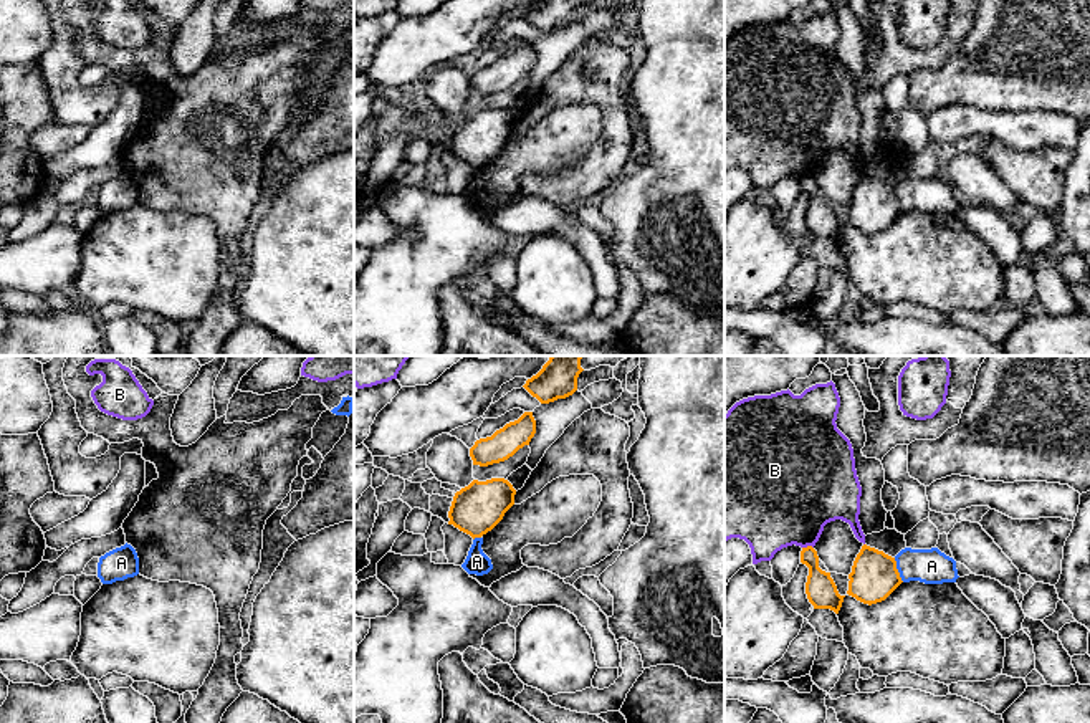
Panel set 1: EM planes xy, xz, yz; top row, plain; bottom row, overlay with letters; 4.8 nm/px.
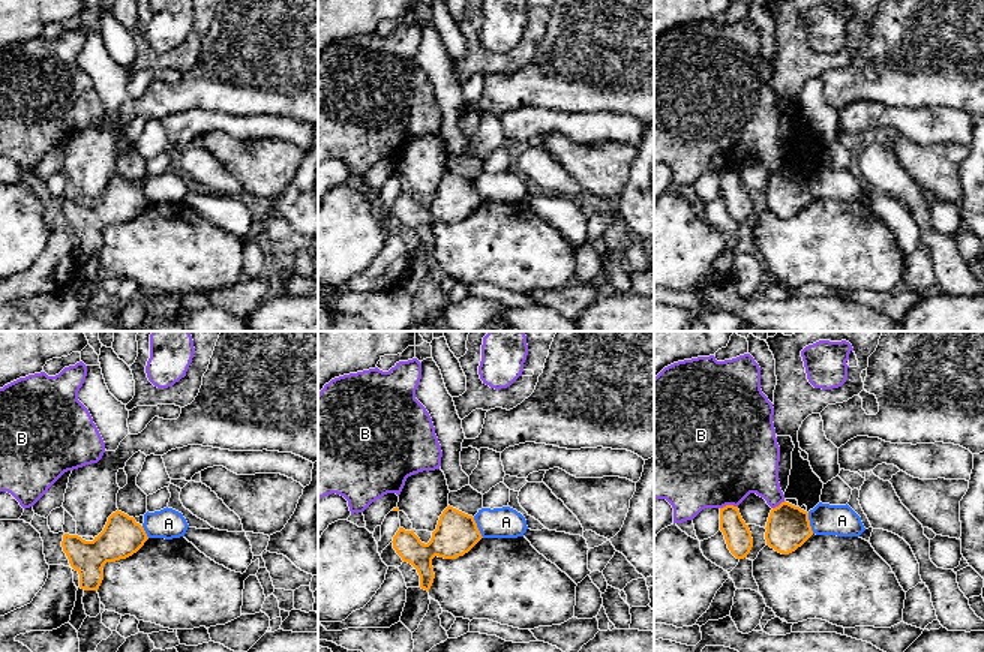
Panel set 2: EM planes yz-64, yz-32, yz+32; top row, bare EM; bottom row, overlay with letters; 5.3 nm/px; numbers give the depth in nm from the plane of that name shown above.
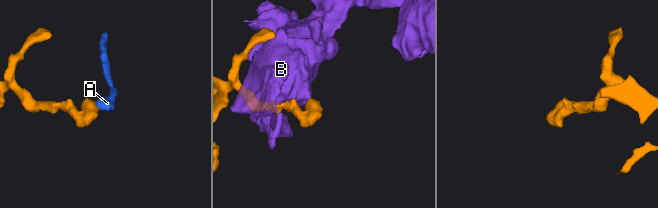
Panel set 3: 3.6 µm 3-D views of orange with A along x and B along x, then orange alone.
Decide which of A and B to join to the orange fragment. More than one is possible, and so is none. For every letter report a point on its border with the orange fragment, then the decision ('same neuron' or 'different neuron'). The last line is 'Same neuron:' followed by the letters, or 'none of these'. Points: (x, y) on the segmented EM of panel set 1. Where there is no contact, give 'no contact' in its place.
A: meets orange in yz at (897, 569); different neuron
B: meets orange in yz at (807, 546); different neuron
Same neuron: none of these

